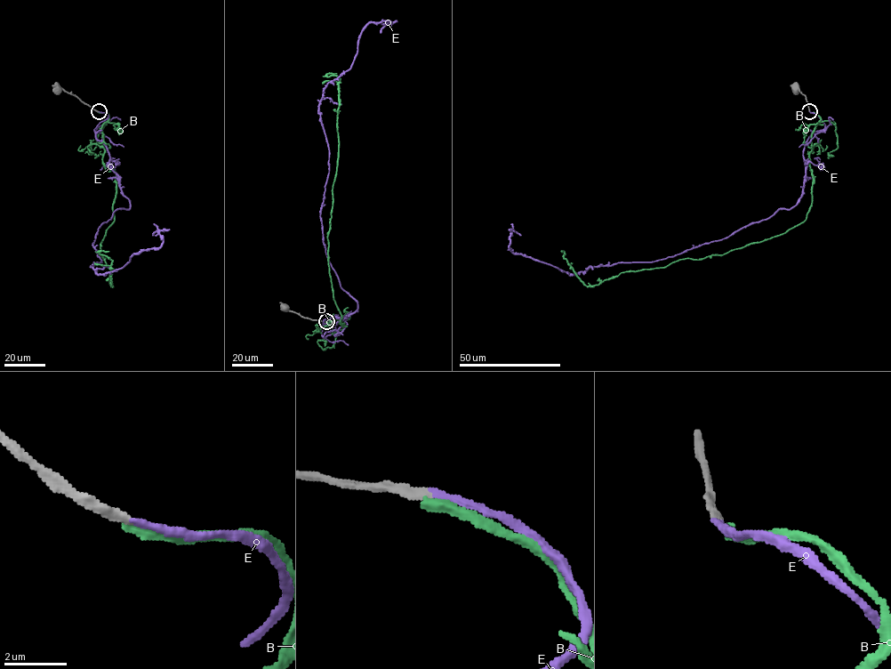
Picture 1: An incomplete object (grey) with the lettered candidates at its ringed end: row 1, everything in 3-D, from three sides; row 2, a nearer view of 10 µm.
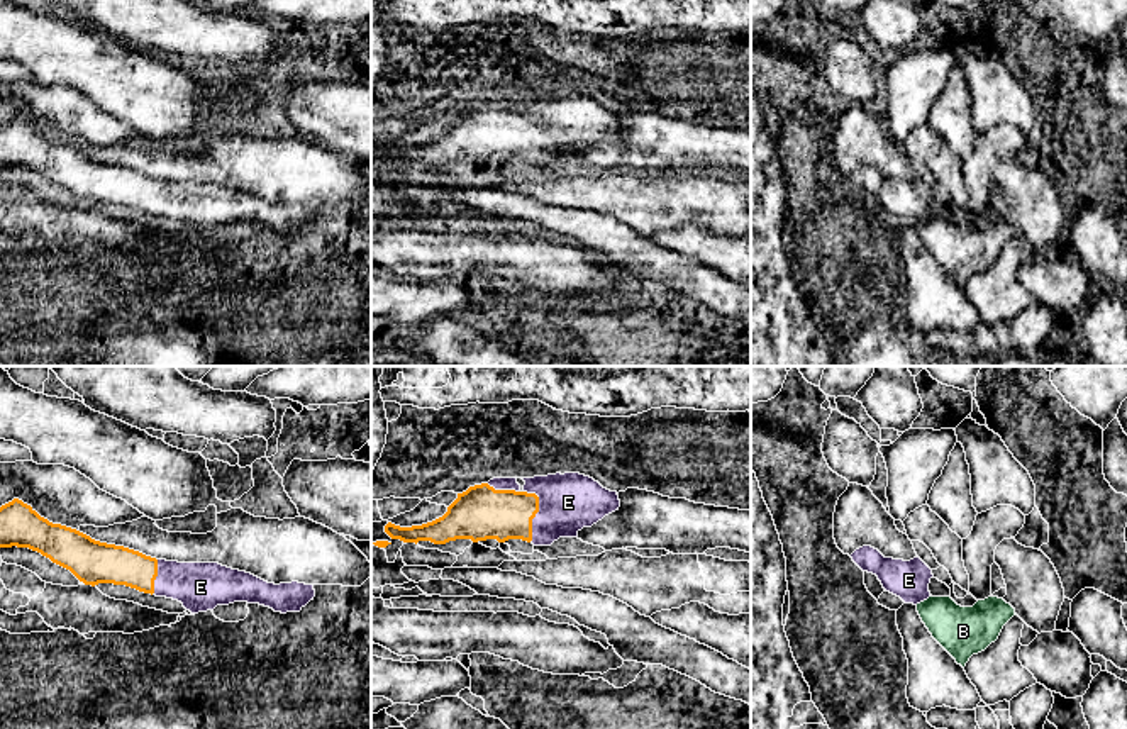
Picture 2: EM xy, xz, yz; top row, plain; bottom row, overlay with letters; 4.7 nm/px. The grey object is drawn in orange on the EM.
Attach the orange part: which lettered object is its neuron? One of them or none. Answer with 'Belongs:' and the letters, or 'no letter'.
Belongs: E

